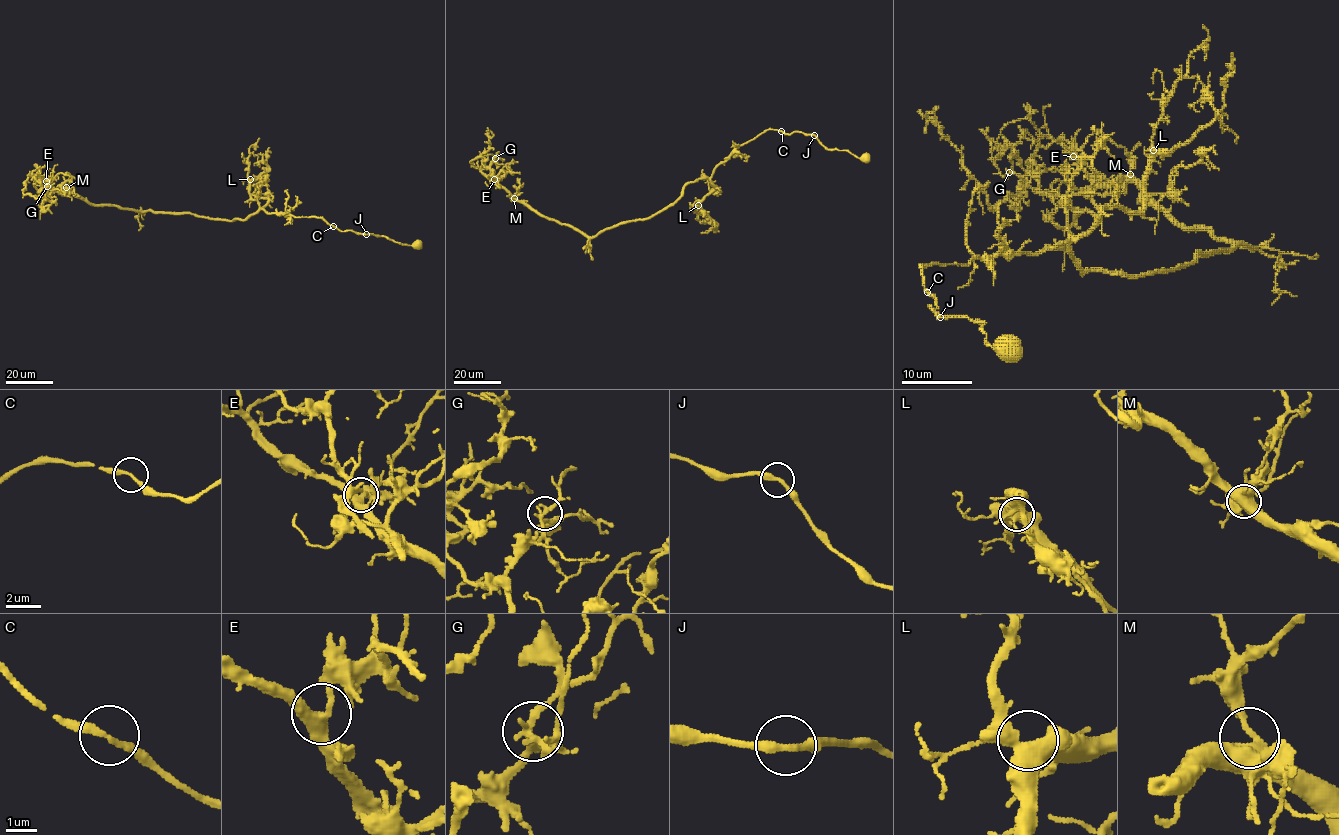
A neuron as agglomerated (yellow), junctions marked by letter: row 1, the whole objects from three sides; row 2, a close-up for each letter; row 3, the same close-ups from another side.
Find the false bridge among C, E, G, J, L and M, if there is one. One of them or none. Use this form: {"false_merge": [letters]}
{"false_merge": []}

